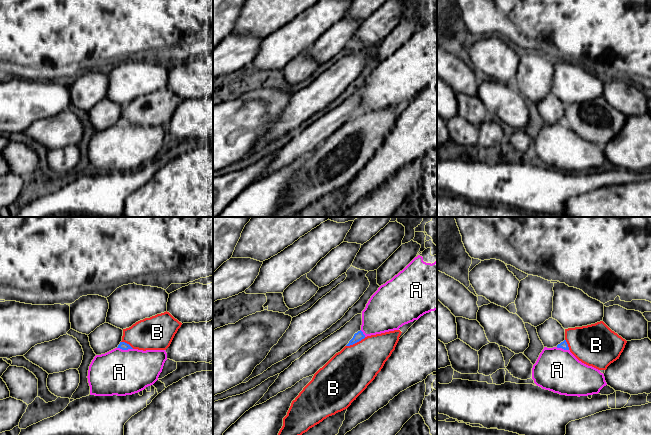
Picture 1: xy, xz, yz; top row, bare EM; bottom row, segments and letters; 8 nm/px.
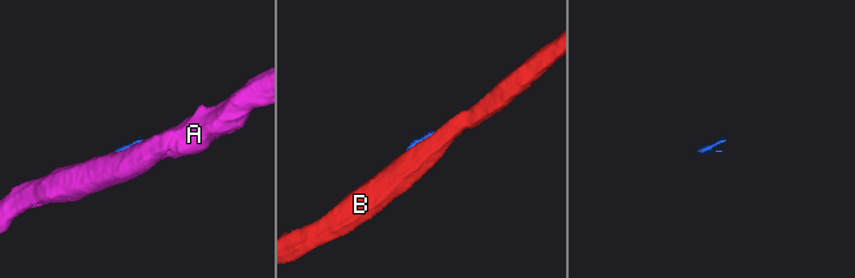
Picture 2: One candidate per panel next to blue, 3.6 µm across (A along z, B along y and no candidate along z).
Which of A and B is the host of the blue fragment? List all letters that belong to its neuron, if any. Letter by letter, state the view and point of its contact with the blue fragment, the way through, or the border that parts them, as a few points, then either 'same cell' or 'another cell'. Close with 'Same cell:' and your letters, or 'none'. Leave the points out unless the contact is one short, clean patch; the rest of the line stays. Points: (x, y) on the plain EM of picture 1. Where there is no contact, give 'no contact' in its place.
A: meets blue in xy at (125, 125); same cell
B: meets blue in xz at (355, 118); border along xz (365, 113), (346, 122); another cell
Same cell: A

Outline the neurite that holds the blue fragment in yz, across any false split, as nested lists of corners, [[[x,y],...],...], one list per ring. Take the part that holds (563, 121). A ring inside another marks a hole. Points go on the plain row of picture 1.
[[[566,116],[556,123],[544,123],[532,144],[532,155],[542,165],[566,172],[588,172],[598,170],[607,161],[600,146],[579,137],[569,126]]]

